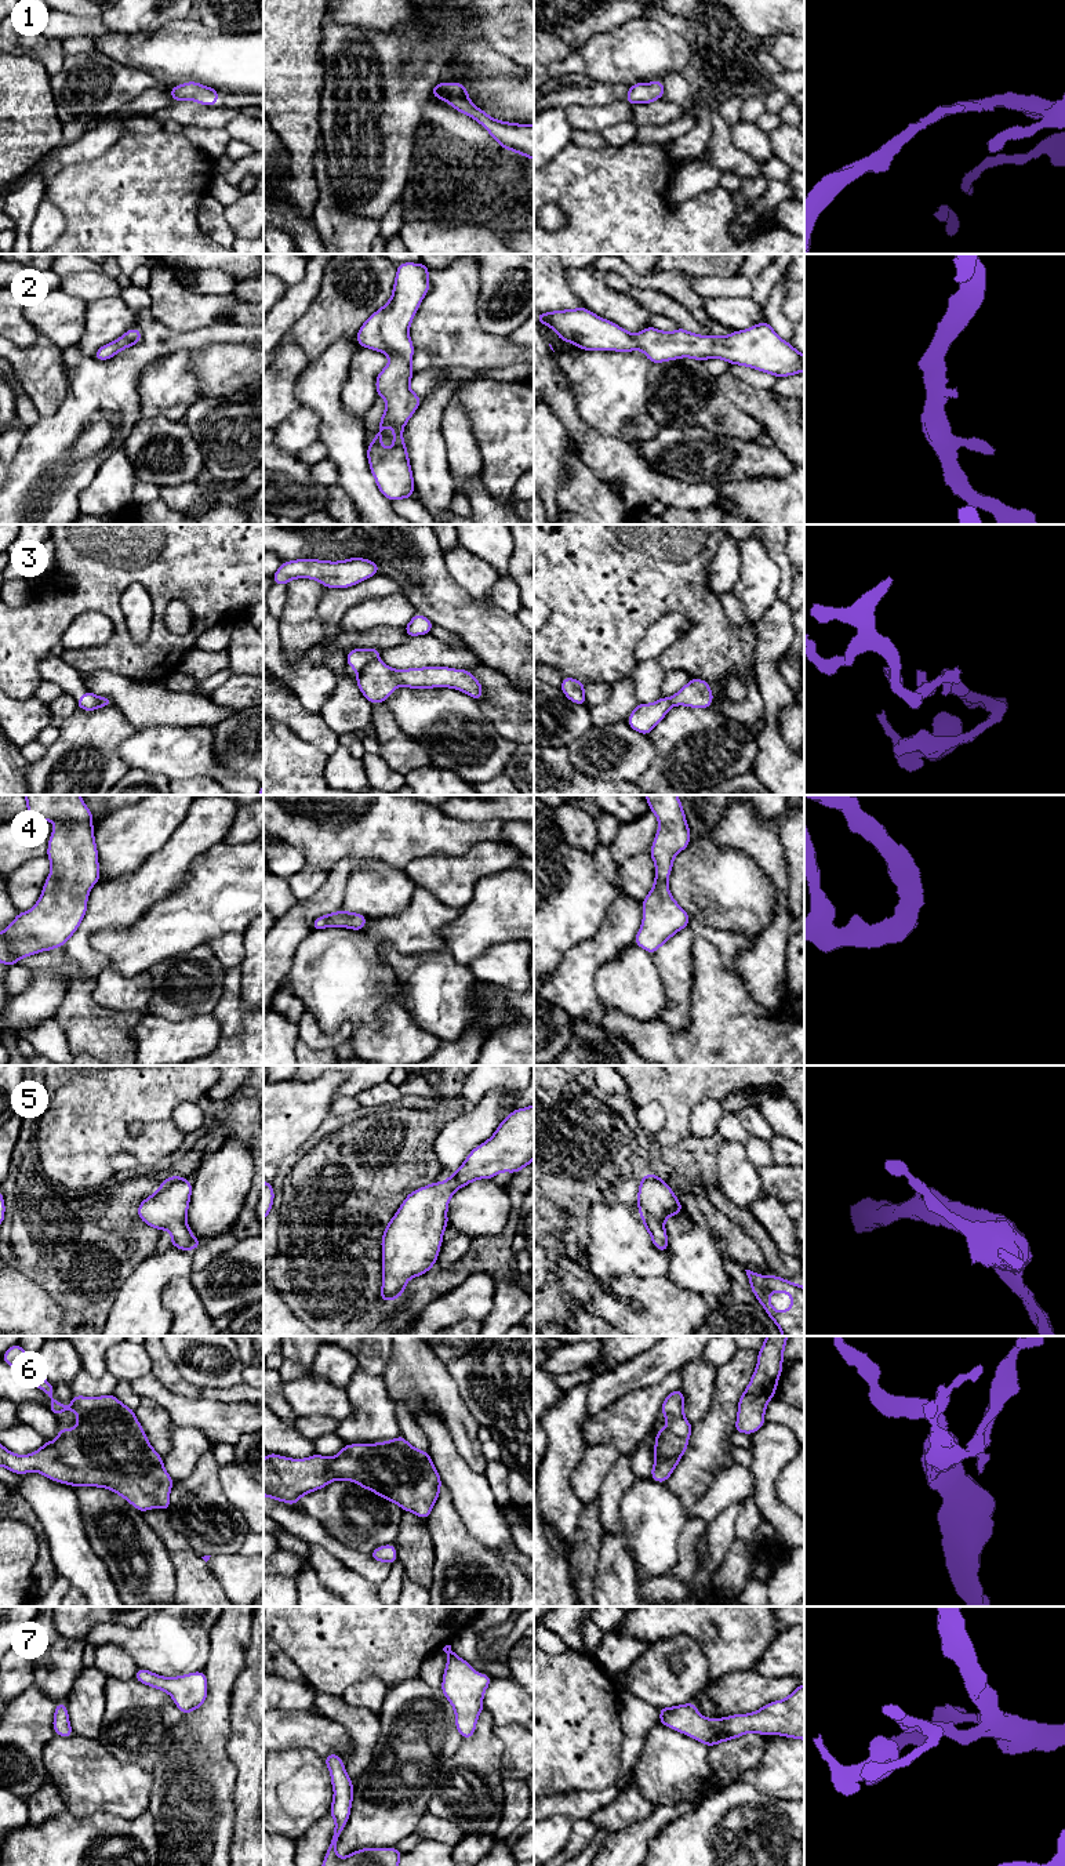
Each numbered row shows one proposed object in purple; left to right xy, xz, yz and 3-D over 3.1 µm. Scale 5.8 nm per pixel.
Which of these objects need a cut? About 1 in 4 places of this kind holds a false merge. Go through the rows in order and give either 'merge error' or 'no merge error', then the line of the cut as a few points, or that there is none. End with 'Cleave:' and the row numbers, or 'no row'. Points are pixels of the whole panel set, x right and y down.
1: no merge error; no cut
2: no merge error; no cut
3: merge error; cut in xz along (375, 659), (359, 674)
4: no merge error; no cut
5: no merge error; no cut
6: no merge error; no cut
7: no merge error; no cut
Cleave: 3

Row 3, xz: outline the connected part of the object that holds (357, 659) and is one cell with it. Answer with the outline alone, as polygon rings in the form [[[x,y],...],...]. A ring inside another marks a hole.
[[[353,649],[346,654],[346,662],[360,674],[366,665],[378,658],[381,651],[379,649]]]

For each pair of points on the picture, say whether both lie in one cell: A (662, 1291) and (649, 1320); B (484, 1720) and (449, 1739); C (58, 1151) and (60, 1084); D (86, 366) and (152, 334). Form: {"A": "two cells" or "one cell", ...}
{"A": "one cell", "B": "two cells", "C": "one cell", "D": "one cell"}

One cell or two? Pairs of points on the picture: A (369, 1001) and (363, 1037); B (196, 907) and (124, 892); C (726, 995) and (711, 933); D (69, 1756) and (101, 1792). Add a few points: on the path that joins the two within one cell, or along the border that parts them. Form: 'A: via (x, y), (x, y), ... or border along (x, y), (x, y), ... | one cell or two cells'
A: border along (388, 999), (381, 1008), (380, 1026), (355, 1026) | two cells
B: border along (185, 878), (177, 889), (157, 900), (137, 921) | two cells
C: border along (697, 935), (719, 951), (731, 972) | two cells
D: via (76, 1764), (94, 1783) | one cell

